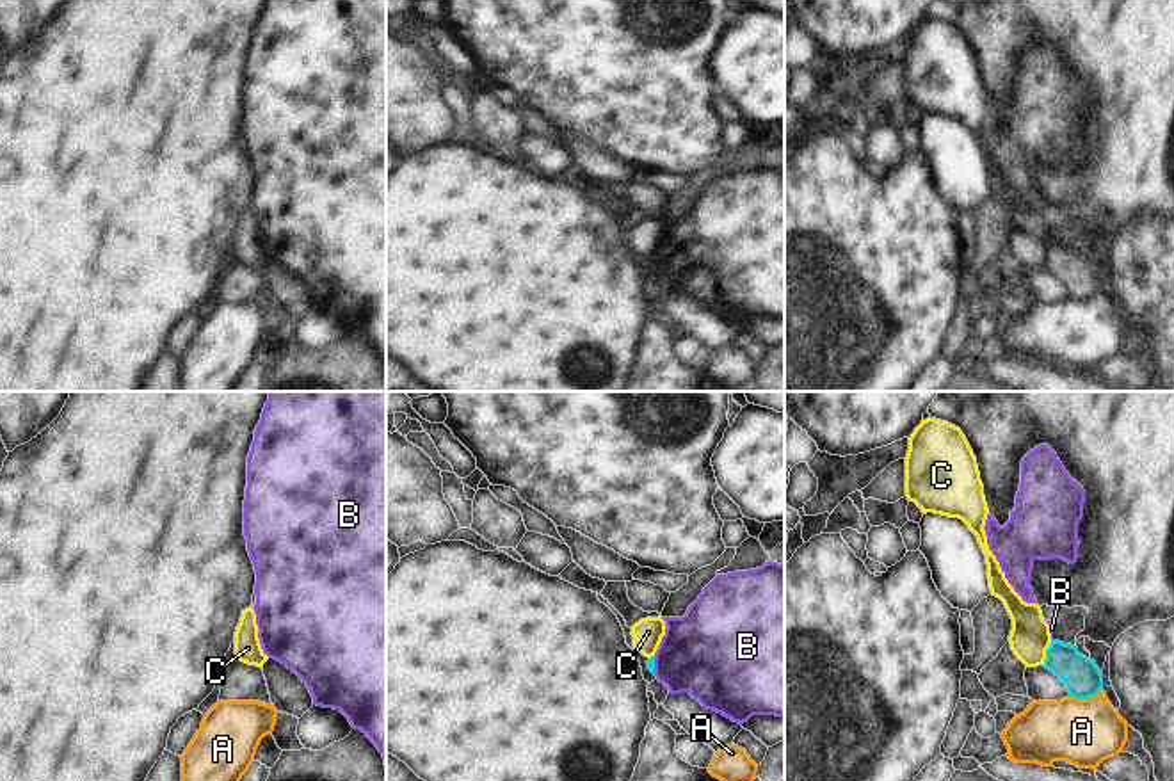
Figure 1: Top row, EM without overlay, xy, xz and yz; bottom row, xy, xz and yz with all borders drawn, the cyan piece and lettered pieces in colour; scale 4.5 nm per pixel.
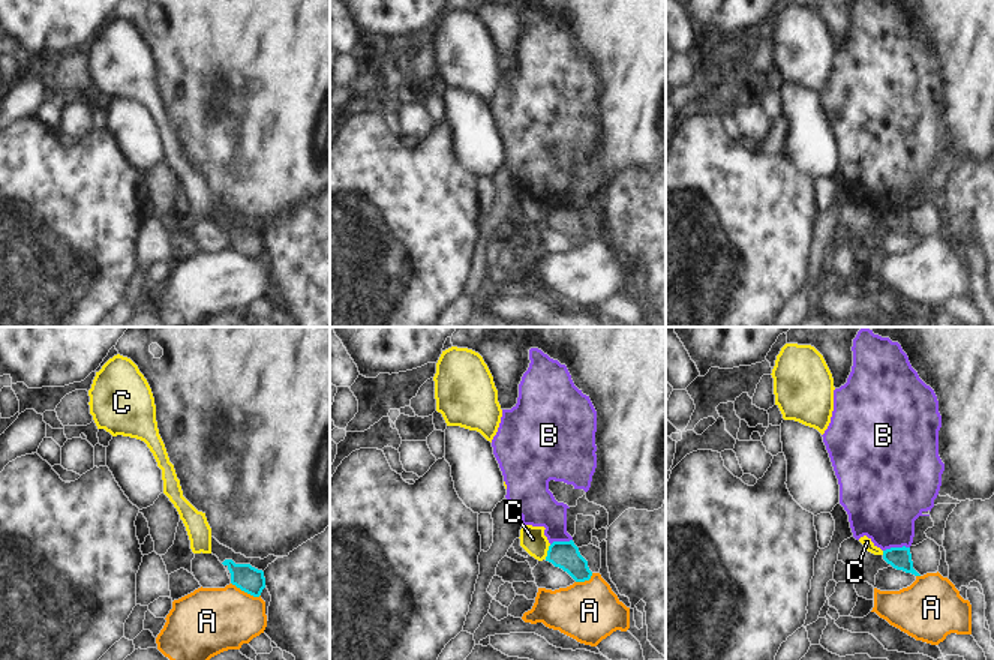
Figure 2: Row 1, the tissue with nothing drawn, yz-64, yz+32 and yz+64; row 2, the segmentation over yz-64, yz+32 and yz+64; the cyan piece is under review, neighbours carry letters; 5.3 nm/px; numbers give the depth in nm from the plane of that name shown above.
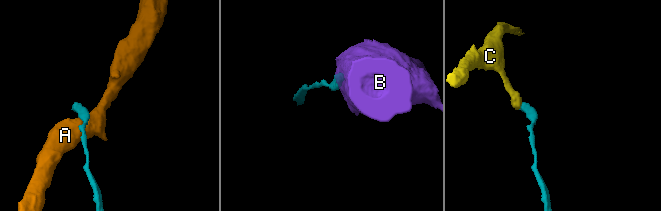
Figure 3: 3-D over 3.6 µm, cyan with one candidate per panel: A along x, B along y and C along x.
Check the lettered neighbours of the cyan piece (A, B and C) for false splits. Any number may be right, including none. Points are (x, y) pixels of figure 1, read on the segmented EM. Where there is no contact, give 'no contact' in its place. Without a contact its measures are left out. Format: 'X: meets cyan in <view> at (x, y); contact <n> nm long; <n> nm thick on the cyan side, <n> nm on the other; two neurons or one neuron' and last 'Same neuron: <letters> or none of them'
A: meets cyan in yz at (1084, 698); contact 160 nm long; 170 nm thick on the cyan side, 300 nm on the other; two neurons
B: meets cyan in xz at (653, 666); contact 80 nm long; 30 nm thick on the cyan side, 400 nm on the other; two neurons
C: meets cyan in yz at (1046, 653); contact 120 nm long; 170 nm thick on the cyan side, 180 nm on the other; two neurons
Same neuron: none of them

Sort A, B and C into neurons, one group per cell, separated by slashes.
A / B / C

